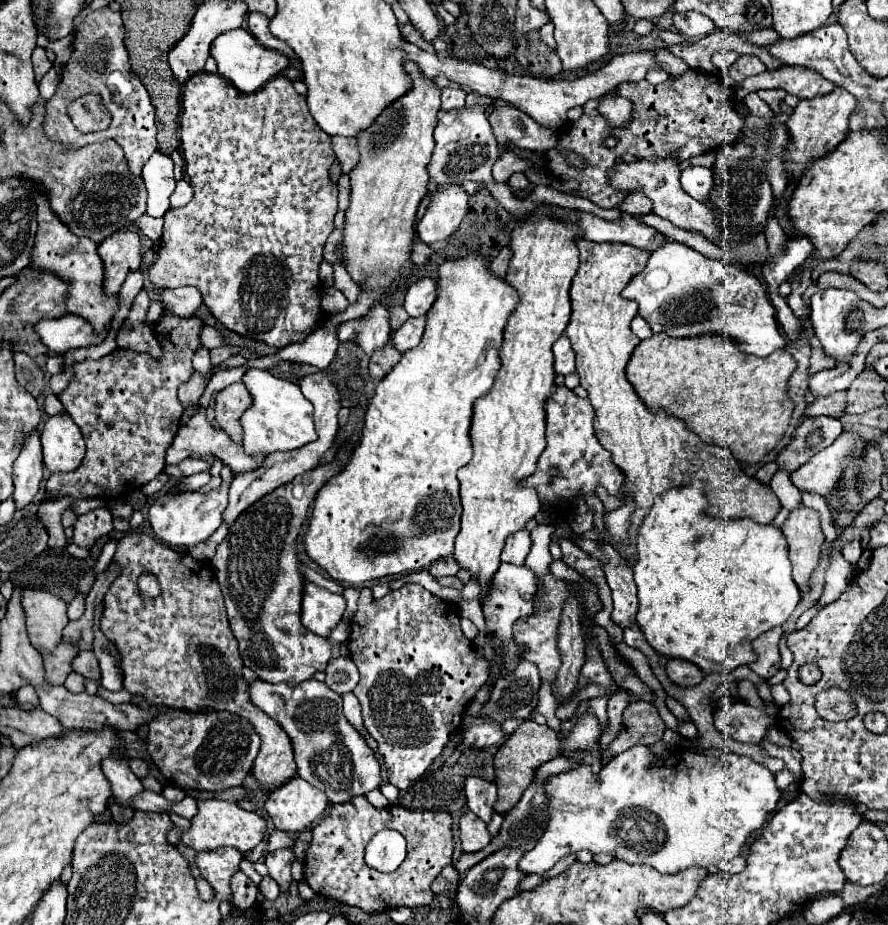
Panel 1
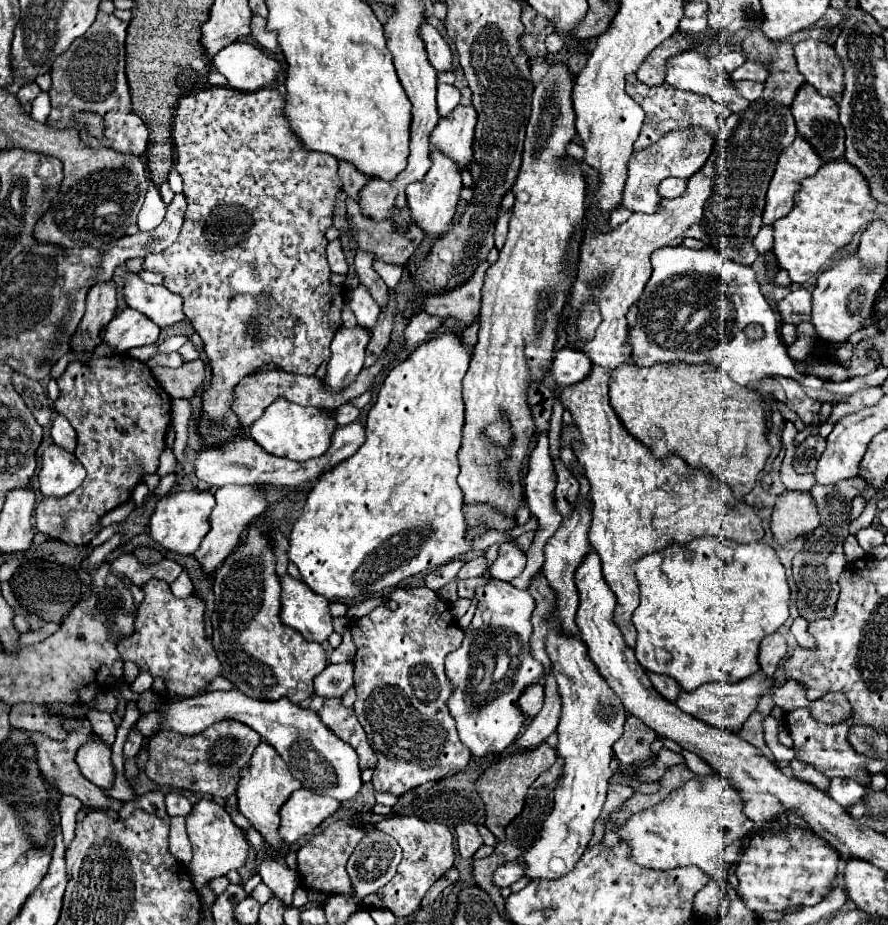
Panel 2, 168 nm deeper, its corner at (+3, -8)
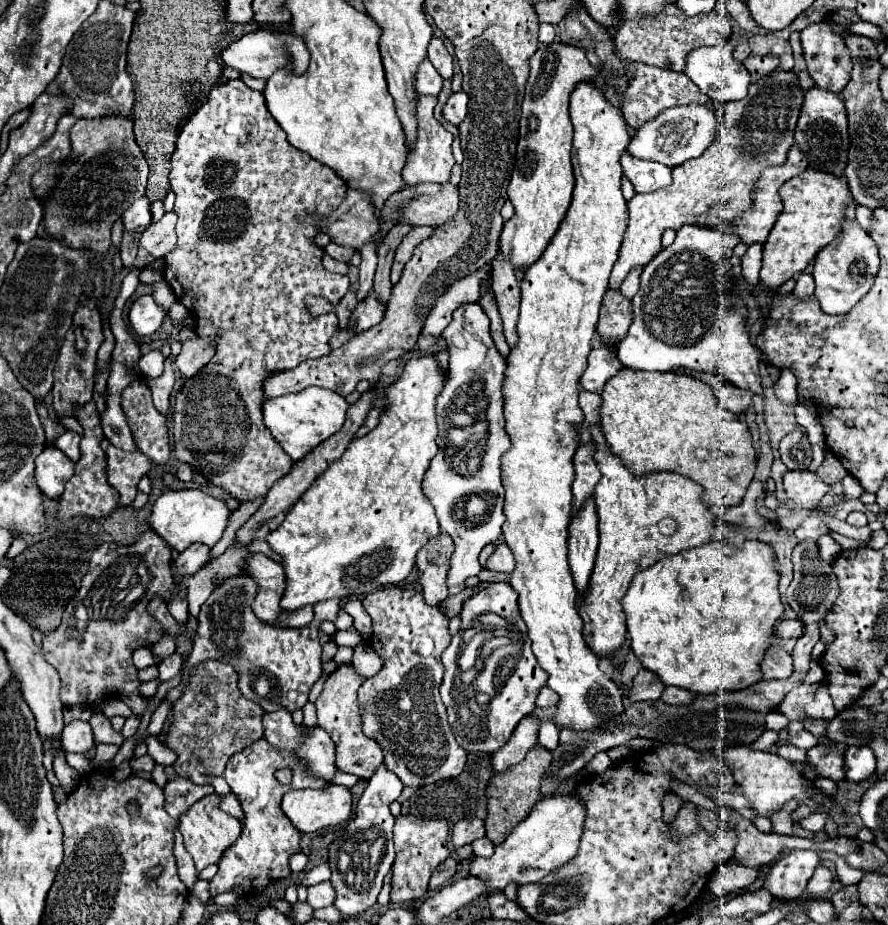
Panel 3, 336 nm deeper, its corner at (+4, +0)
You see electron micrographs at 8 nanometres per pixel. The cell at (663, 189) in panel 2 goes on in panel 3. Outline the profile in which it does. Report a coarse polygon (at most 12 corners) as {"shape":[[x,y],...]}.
{"shape":[[622,155],[636,193],[668,187],[672,167]]}

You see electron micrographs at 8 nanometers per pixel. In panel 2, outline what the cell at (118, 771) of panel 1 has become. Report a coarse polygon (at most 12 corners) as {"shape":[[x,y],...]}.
{"shape":[[87,739],[75,753],[79,771],[97,787],[111,787],[111,749]]}

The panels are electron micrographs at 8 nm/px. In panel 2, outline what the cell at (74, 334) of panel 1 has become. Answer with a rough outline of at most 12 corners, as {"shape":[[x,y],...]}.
{"shape":[[125,309],[107,325],[103,341],[119,351],[153,345],[159,327]]}

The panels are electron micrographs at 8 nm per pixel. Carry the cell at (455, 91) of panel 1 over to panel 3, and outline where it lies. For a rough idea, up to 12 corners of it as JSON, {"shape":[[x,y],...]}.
{"shape":[[426,59],[416,75],[420,95],[440,95],[444,79]]}

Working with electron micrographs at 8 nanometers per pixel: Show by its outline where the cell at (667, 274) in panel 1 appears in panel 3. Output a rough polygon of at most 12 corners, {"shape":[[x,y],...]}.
{"shape":[[684,225],[642,271],[618,359],[763,396],[736,235]]}

